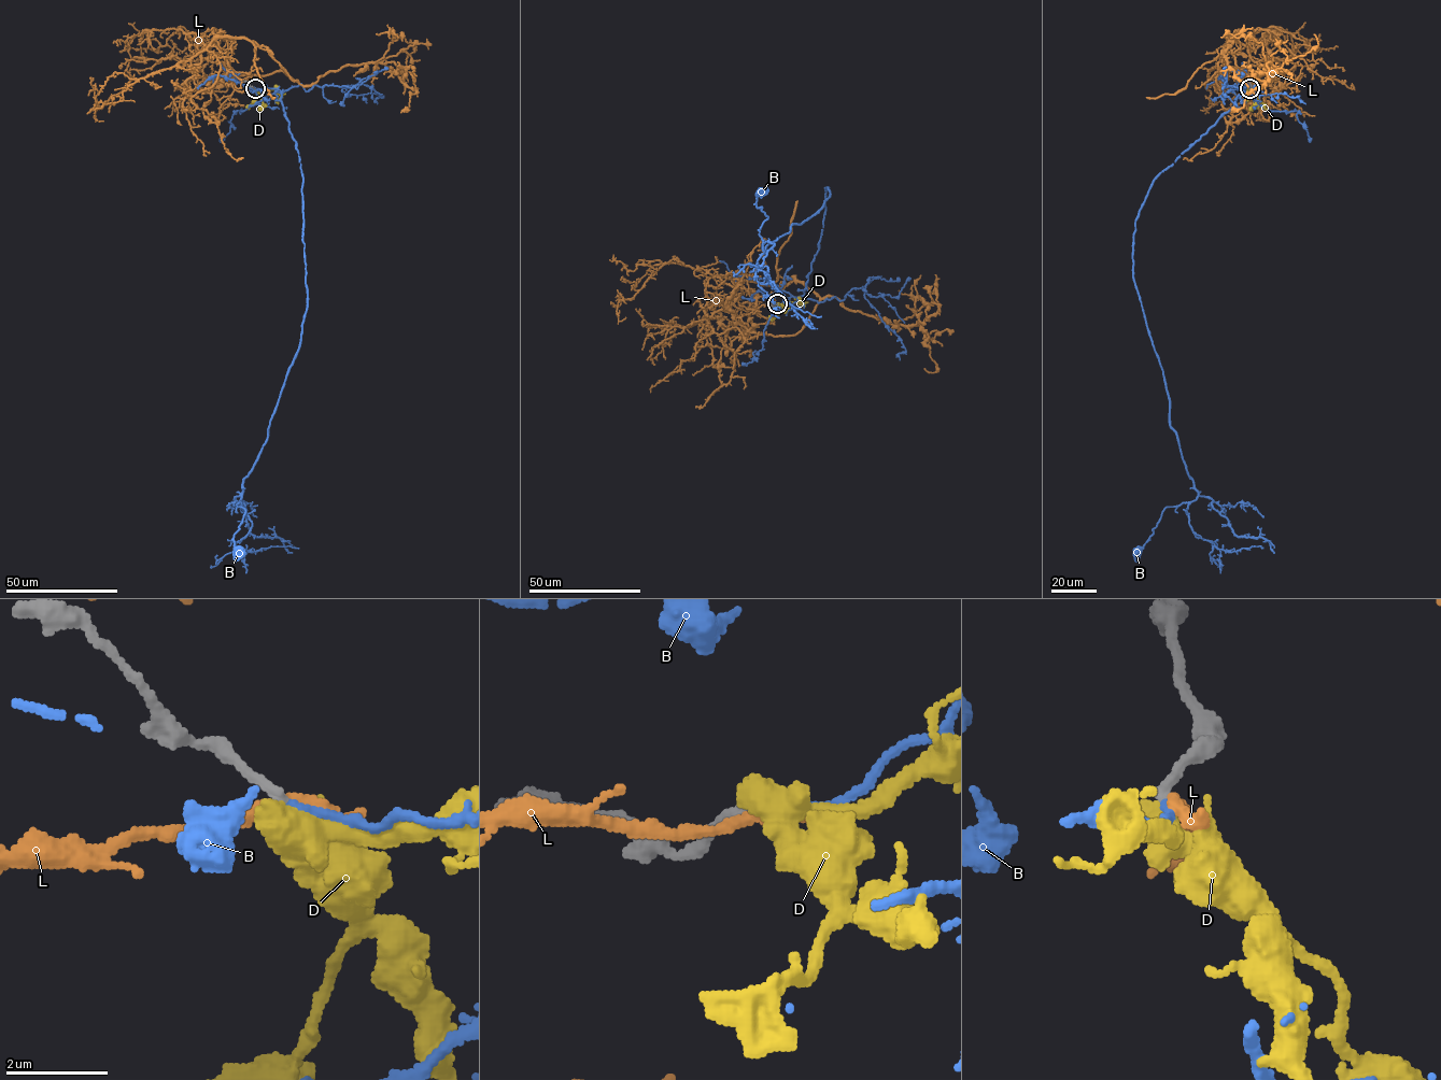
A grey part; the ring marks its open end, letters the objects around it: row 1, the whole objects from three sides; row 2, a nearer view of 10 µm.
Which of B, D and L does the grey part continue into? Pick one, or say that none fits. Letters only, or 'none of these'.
none of these

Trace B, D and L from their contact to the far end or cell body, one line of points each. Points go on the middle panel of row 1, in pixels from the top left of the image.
B: (777, 303), (804, 295), (825, 188), (830, 192), (815, 214), (764, 252), (761, 193)
D: (777, 303), (801, 304), (800, 296)
L: (777, 303), (756, 309), (767, 320), (749, 330), (794, 335), (827, 296), (918, 321), (936, 365), (924, 368)

